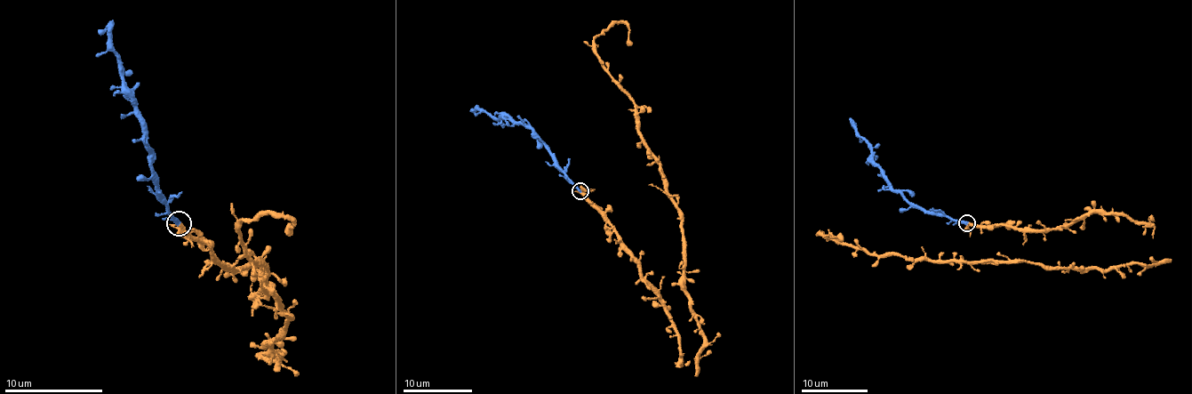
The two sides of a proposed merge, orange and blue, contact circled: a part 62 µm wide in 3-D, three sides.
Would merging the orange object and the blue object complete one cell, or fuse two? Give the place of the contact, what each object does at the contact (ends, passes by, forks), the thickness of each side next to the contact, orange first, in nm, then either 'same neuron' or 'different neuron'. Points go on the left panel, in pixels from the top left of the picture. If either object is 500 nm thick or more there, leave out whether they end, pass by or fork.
place (179, 223); orange passes by; blue ends; calibres 340 and 320 nm; same neuron

